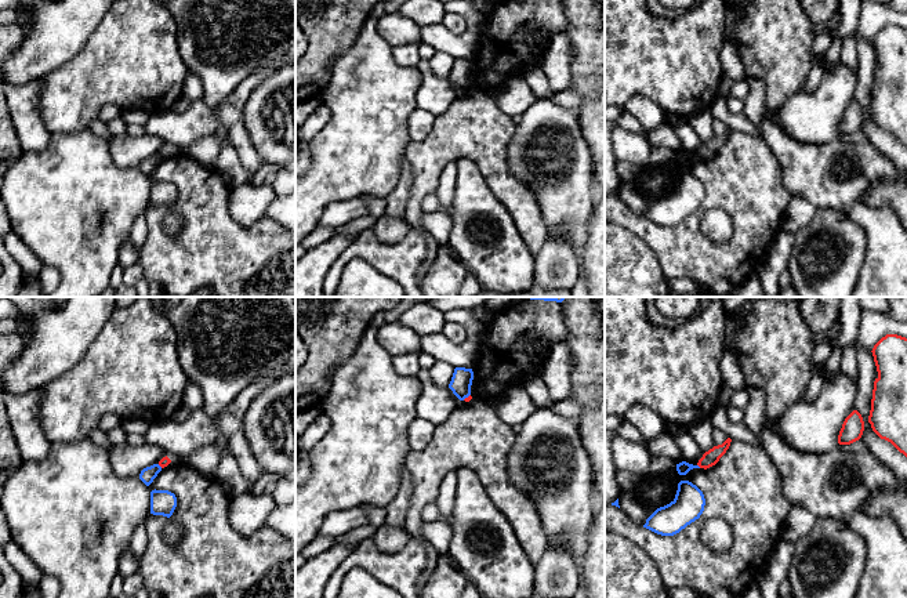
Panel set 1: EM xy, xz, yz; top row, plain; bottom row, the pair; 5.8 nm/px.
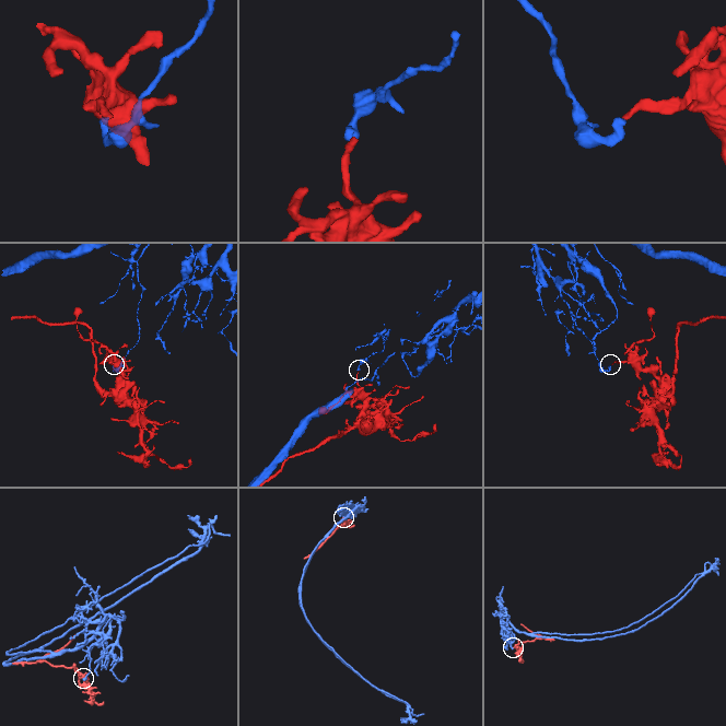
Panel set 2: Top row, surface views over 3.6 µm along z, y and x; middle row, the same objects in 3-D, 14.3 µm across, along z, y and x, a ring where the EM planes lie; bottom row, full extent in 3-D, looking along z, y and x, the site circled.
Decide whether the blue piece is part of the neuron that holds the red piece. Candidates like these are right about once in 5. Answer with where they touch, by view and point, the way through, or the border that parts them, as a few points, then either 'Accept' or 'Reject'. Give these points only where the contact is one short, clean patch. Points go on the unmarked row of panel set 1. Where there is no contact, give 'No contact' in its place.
Touches red at yz (699, 156). Boundary: yz (697, 155), (700, 158). Reject

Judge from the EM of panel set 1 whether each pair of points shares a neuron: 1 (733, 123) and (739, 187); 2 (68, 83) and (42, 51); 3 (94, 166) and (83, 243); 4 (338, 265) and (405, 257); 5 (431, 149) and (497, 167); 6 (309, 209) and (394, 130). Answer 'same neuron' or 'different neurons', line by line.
1: different neurons
2: different neurons
3: same neuron
4: same neuron
5: same neuron
6: same neuron

